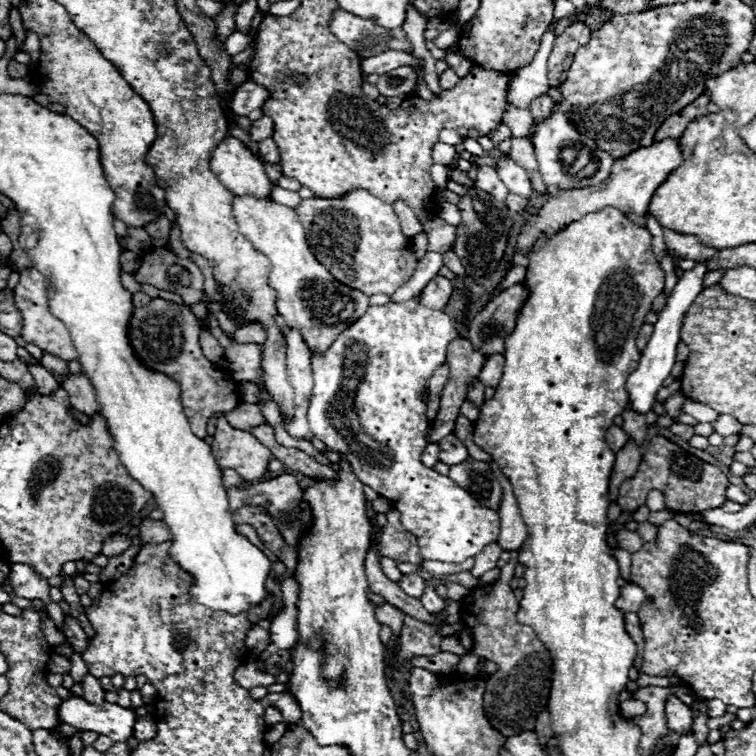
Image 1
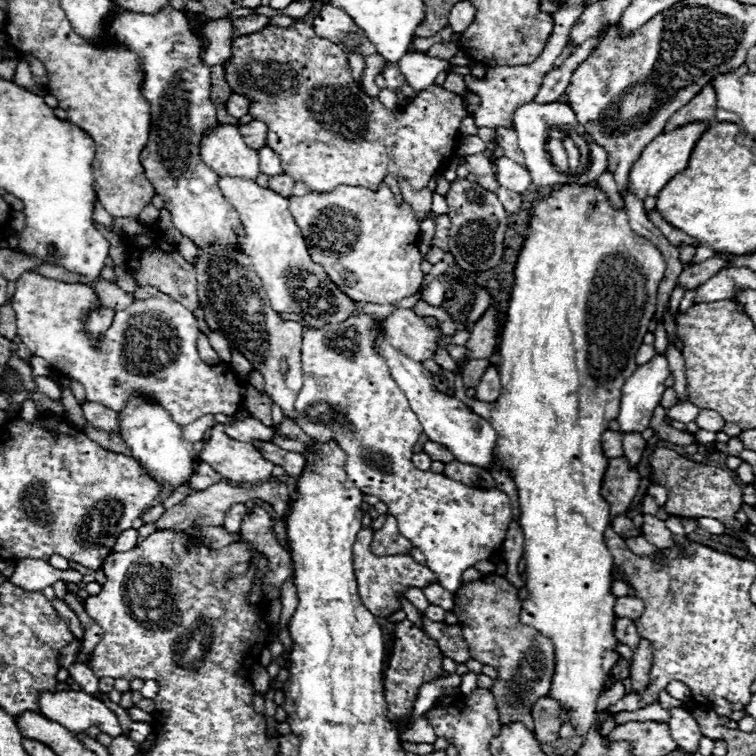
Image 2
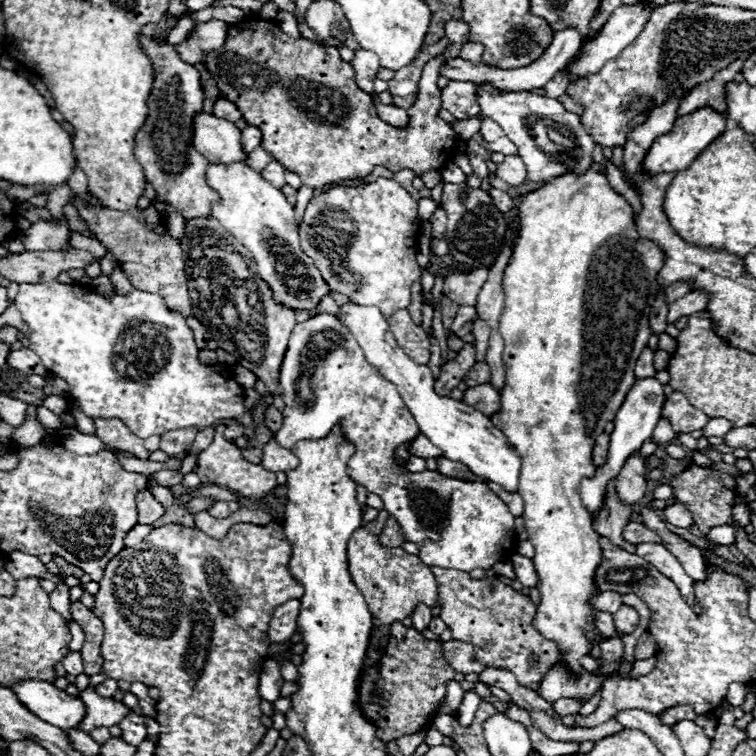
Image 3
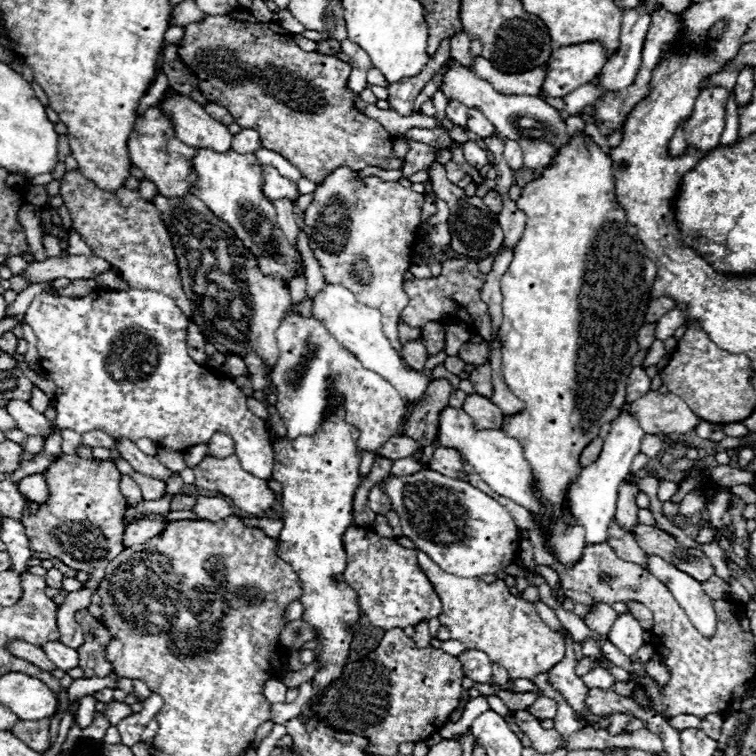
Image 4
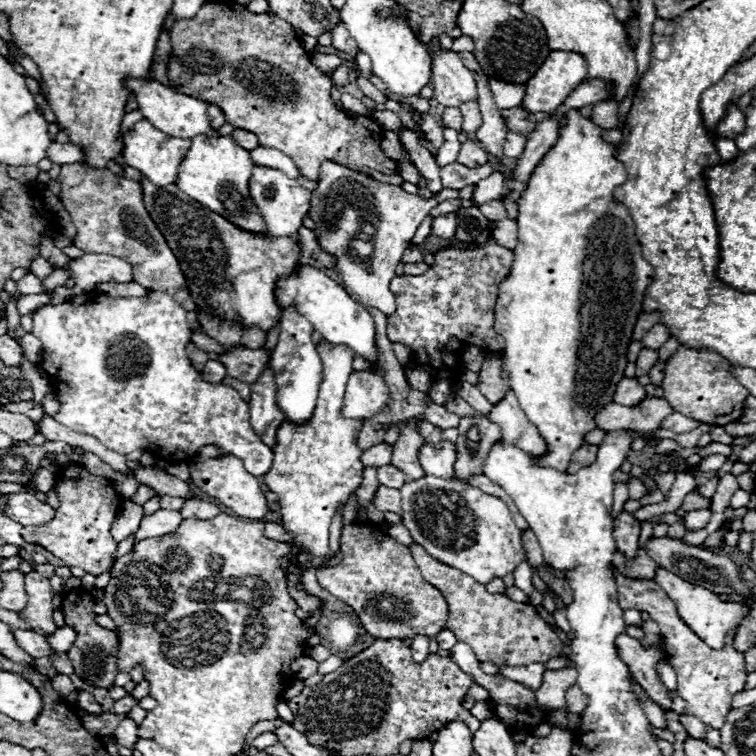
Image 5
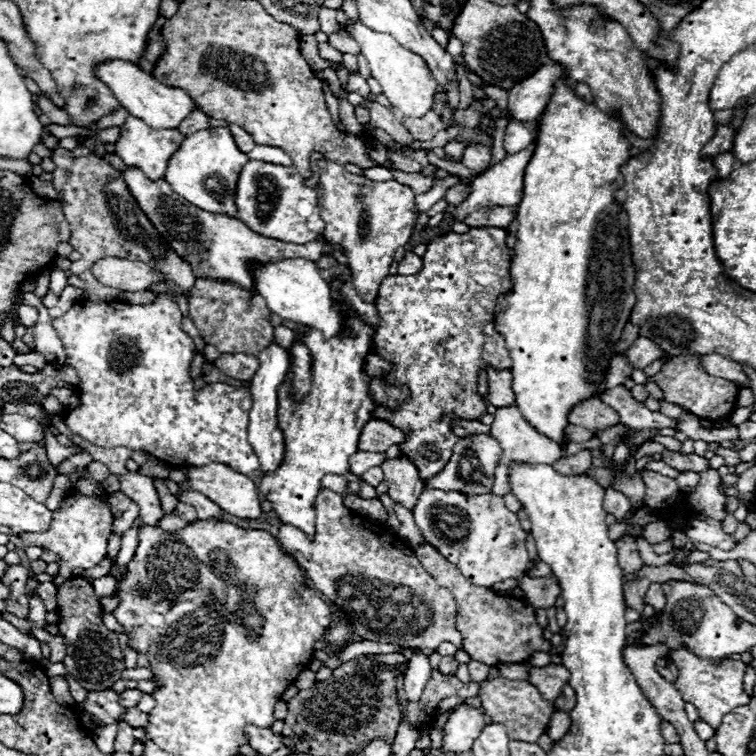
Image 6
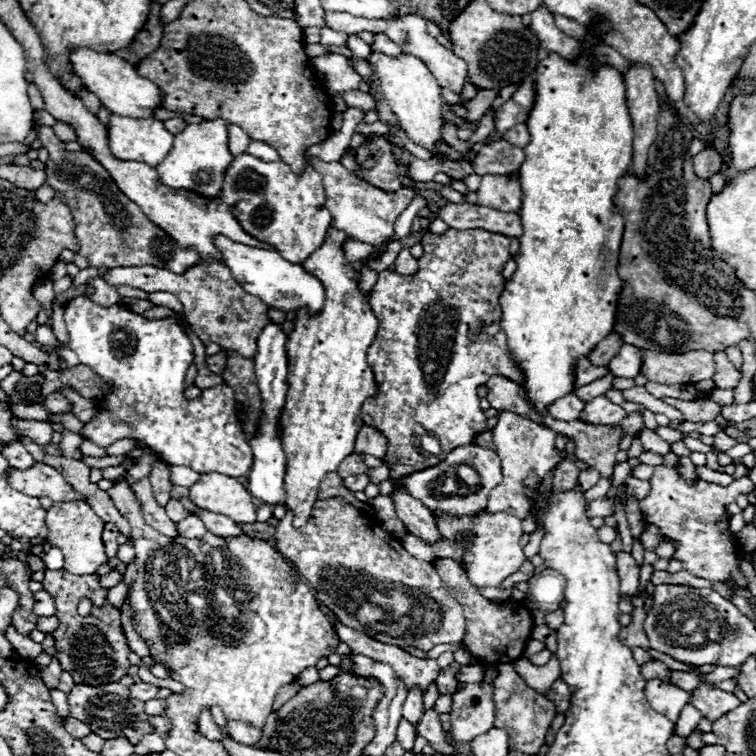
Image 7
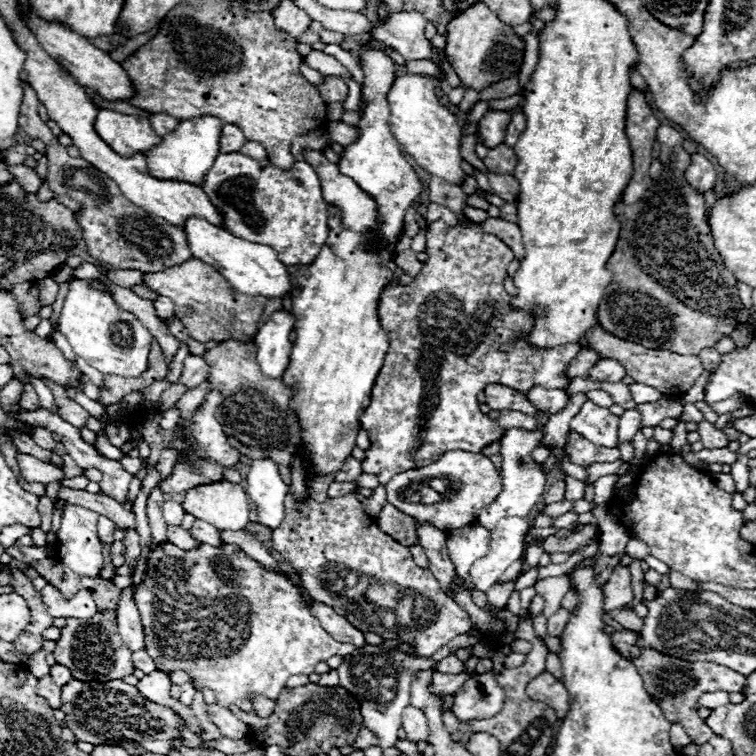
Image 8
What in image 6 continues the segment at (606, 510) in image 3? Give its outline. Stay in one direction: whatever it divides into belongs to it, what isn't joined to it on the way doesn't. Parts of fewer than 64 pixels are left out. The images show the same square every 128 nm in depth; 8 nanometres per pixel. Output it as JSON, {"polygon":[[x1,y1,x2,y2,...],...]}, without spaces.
{"polygon":[[672,564,660,566,660,568,644,566,642,570,638,570,632,576,624,576,624,602,626,602,626,606,630,606,642,616,644,608,642,600,644,600,644,592,648,590,648,586,652,582,662,584,670,578,676,578,682,582,692,582,692,578,682,568,672,566]]}

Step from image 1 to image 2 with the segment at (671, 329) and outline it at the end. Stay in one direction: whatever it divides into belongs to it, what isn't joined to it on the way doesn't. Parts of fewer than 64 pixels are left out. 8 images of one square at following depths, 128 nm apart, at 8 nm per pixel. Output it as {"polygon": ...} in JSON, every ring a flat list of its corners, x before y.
{"polygon":[[654,356,648,364,638,366,630,380,626,380,626,386,622,386,620,414,616,418,620,434,634,430,644,432,650,426,652,414,666,390,664,380,668,374,666,356]]}

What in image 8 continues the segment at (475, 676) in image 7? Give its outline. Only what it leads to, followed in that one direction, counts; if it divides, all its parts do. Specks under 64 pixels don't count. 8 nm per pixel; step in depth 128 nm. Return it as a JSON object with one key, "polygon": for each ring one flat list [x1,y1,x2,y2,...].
{"polygon":[[436,672,432,682,430,682,430,690,434,690,434,694,454,694,466,680,470,678,470,674,442,674]]}

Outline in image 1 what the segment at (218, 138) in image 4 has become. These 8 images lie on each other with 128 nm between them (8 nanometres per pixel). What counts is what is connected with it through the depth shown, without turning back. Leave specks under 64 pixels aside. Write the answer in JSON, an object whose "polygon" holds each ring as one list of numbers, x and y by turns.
{"polygon":[[226,136,210,158,210,170,232,194,252,194,256,198,268,198,272,182,264,172,262,160,234,136]]}

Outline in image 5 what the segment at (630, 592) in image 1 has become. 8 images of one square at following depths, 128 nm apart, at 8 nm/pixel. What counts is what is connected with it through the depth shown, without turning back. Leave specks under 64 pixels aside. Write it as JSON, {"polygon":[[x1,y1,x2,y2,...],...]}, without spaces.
{"polygon":[[620,634,616,638,618,654,626,666,630,666,632,678,642,686,642,690,648,694,652,702,656,702,662,710,672,710,672,696,662,684,662,680,656,674,658,662,665,658,665,643,661,639,653,650,646,650,640,640,630,638,628,634]]}

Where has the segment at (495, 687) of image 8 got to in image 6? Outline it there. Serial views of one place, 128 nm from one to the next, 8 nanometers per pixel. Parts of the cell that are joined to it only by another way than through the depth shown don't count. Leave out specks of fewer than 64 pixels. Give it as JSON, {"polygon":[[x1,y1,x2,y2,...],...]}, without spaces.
{"polygon":[[458,704,444,724,444,748,450,754,464,754,472,748,472,742,478,738,486,726,484,708,472,708]]}

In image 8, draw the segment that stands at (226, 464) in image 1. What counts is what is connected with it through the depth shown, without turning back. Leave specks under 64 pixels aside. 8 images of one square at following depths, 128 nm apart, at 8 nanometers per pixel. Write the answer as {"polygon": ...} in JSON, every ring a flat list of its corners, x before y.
{"polygon":[[214,482,214,484,204,484,188,490,182,500,184,512,192,514,198,520,206,520,214,524,218,530,242,530,248,524,248,494,240,484,232,482]]}

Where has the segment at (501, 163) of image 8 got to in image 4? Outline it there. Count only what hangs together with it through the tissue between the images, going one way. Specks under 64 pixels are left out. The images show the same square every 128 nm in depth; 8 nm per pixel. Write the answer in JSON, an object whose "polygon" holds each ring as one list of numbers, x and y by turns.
{"polygon":[[466,142,466,144,462,144,462,150,464,150,464,160,466,160,472,168,480,170,482,166,488,164,488,152,486,152,484,148,480,148,476,142]]}

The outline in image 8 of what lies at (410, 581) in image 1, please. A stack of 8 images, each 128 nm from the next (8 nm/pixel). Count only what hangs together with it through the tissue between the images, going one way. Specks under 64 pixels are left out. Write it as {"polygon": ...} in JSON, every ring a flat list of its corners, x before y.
{"polygon":[[406,706,404,710,404,730,406,730,406,740,410,742,422,742,422,740,428,742,430,738,426,716,414,706]]}

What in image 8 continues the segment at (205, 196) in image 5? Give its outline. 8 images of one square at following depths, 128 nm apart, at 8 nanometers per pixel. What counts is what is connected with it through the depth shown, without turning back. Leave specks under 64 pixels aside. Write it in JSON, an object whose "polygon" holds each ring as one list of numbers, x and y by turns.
{"polygon":[[214,116,180,120,174,132,162,136,162,142,154,146,154,150,148,150,144,154,148,172,162,180,180,180,180,182,190,182,200,186,214,158,220,152,220,134,222,134,222,122]]}

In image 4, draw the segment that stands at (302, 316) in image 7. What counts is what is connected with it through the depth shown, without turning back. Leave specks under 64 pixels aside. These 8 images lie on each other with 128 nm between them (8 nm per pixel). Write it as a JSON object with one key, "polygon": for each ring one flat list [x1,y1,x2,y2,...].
{"polygon":[[340,406,334,414,330,414,322,420,322,426,316,430,316,434,298,436,294,440,288,440,286,436,282,436,272,444,274,446,272,480,282,484,282,522,284,522,284,528,278,536,278,540,284,544,286,550,282,550,280,558,284,562,288,562,290,568,300,578,300,586,302,586,302,592,304,592,300,596,300,604,304,606,302,620,316,628,318,640,320,640,320,646,316,648,316,660,326,664,326,668,318,670,316,676,314,676,316,694,320,694,334,678,338,678,342,674,342,666,346,664,346,656,348,656,350,640,352,640,350,626,360,616,360,608,358,608,354,590,350,590,350,586,346,586,344,582,336,584,332,580,334,574,340,574,346,568,346,552,344,552,344,546,342,546,342,534,346,532,348,526,354,524,352,500,354,500,354,492,360,484,358,438,360,438,360,432,344,420,344,408]]}

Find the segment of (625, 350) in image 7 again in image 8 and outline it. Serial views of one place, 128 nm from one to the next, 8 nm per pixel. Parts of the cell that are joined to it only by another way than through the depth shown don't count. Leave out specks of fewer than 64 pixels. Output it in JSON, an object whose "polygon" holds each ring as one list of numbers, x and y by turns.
{"polygon":[[598,360,596,366,592,366,590,374,586,374,586,378,598,380,598,382,618,382,624,376,626,376,624,368,614,360]]}

